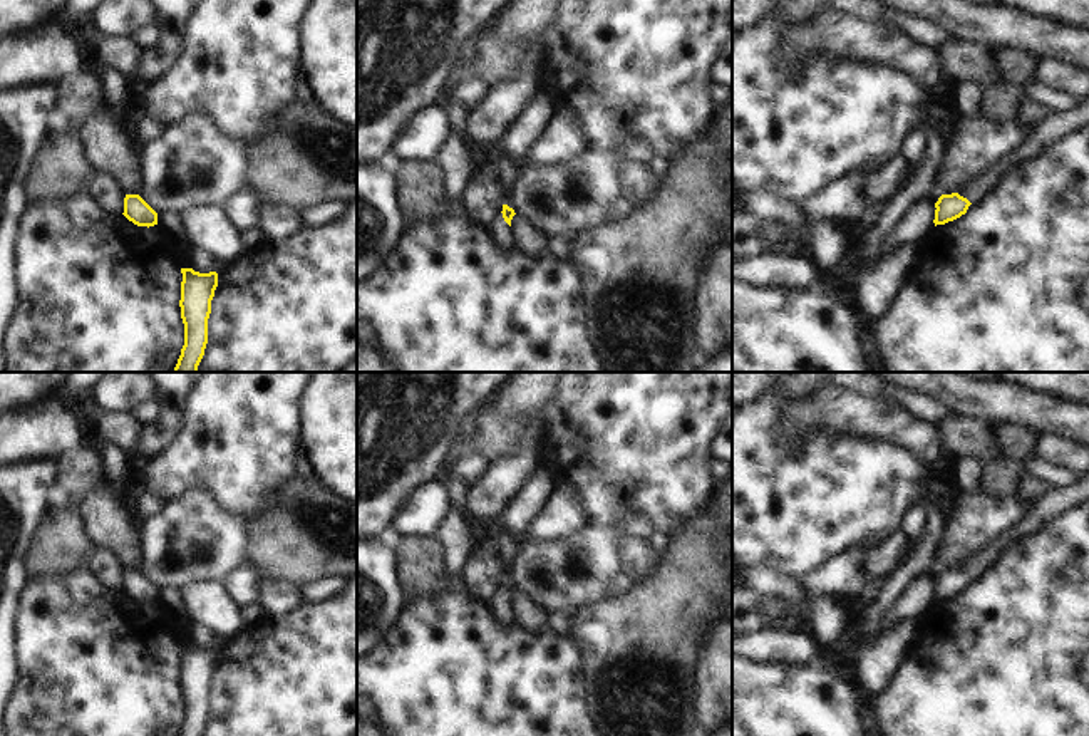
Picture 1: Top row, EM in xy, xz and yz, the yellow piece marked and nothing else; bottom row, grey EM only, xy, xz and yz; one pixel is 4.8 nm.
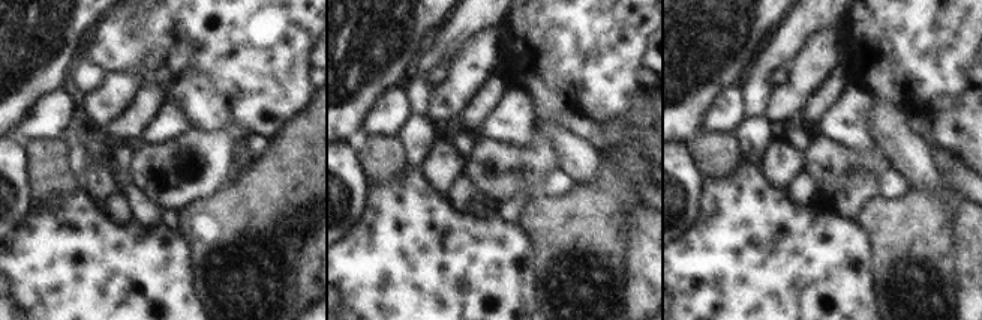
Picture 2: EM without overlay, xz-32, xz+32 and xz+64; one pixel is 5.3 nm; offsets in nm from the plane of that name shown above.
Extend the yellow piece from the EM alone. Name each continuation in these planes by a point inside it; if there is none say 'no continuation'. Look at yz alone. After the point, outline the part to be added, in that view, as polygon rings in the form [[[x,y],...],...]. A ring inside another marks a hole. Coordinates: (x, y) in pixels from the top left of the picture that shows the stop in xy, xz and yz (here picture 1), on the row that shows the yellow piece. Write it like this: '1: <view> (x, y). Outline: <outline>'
1: yz (1041, 136). Outline: [[[1089,97],[1074,111],[1050,114],[1039,126],[1030,127],[1022,148],[992,166],[983,174],[977,176],[972,184],[958,194],[967,198],[972,205],[978,203],[1015,164],[1039,156],[1045,148],[1054,144],[1066,134],[1072,134],[1089,126]]]

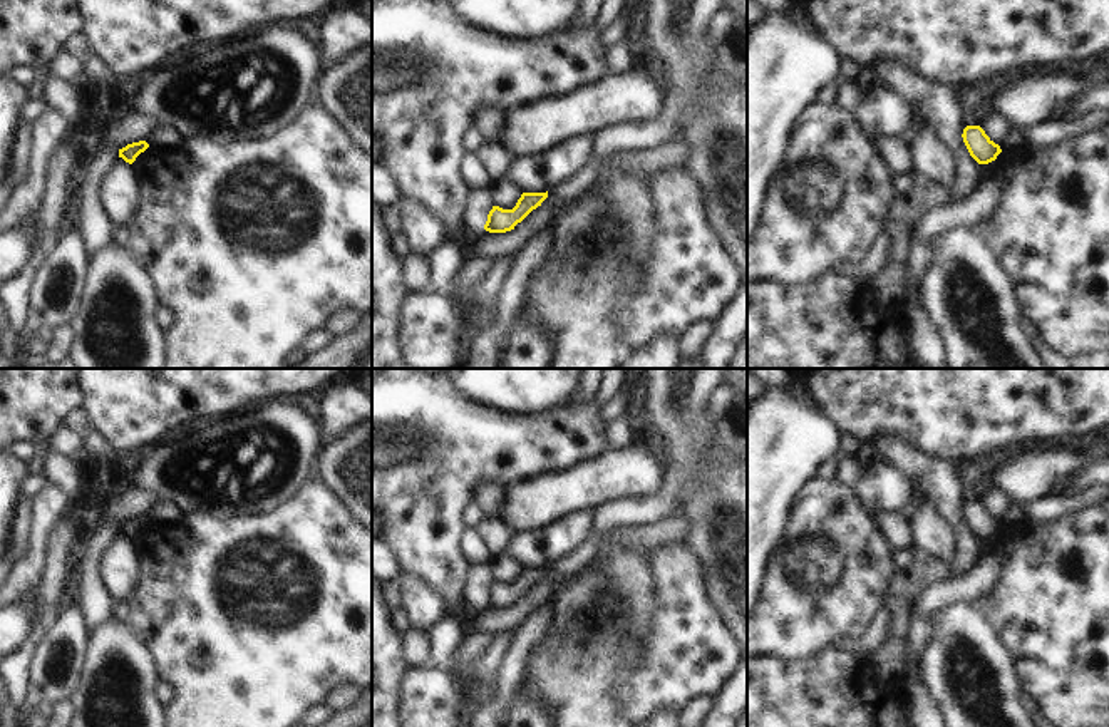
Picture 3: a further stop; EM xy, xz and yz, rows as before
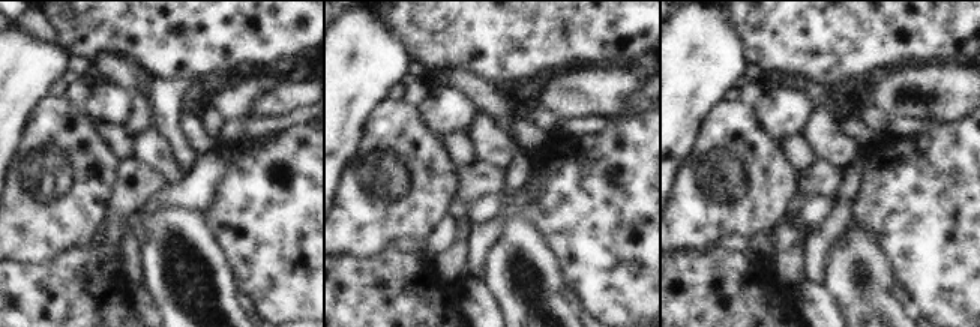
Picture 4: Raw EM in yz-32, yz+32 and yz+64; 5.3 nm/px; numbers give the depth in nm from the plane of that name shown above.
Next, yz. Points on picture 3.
no continuation

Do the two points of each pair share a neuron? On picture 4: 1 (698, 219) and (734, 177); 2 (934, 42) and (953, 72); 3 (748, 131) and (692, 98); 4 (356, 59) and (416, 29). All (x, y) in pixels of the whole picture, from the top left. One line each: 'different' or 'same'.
1: same
2: different
3: different
4: different

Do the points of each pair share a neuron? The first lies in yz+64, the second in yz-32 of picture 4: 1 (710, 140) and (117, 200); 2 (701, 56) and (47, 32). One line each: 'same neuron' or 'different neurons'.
1: different neurons
2: different neurons

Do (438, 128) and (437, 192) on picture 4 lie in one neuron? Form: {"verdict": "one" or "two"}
{"verdict": "two"}

